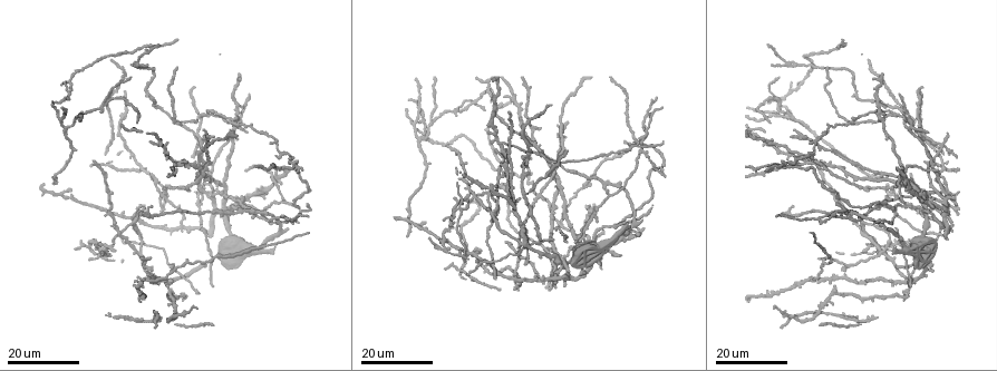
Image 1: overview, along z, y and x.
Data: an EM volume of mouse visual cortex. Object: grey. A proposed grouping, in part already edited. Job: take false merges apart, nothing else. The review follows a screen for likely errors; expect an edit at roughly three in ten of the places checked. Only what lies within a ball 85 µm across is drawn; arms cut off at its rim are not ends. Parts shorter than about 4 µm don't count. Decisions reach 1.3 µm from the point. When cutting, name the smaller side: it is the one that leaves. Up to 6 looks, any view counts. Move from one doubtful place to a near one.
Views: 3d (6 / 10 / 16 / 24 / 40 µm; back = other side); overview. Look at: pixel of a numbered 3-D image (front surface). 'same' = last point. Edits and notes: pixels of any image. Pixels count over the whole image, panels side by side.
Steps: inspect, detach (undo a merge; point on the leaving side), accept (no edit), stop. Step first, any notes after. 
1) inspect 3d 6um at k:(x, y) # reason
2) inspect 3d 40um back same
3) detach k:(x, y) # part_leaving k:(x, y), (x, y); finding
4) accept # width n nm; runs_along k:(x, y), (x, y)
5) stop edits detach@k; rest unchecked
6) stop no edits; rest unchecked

inspect 3d 24um at 1:(499, 142)

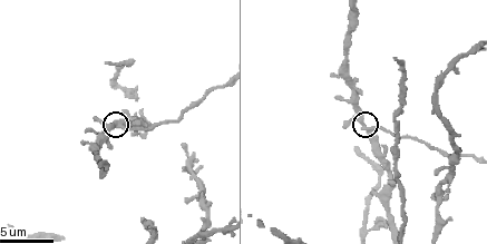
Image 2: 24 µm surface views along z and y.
inspect 3d 6um at 2:(119, 126)

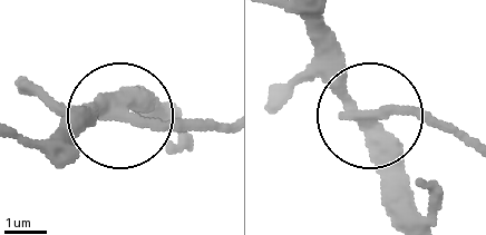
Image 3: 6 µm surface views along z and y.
detach 3:(174, 125) # part_leaving 3:(112, 117), (225, 124); two cells meet here

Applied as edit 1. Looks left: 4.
inspect overview

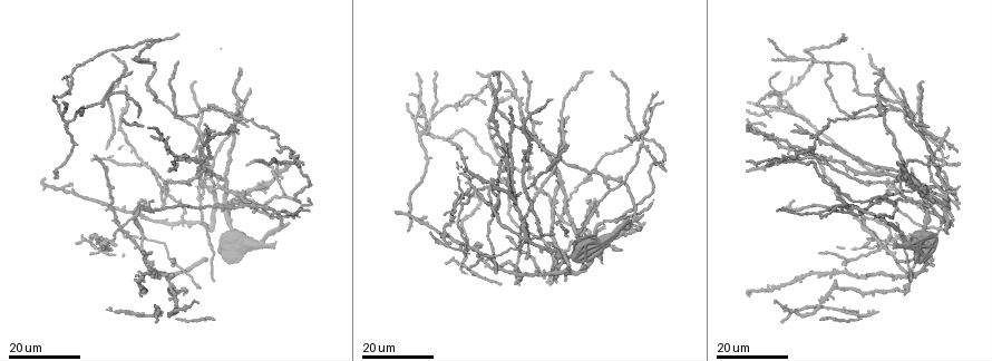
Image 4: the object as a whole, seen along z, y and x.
inspect 3d 16um at 4:(818, 213) # four or more arms meet

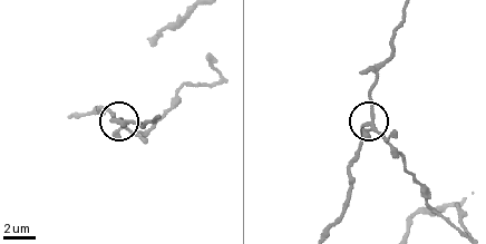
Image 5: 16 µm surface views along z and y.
inspect 3d 10um at 5:(373, 122) # zoom in

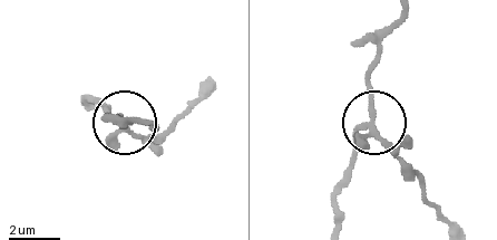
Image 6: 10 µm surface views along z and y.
accept # side_arm 14 um; all the same cell

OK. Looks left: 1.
stop edits detach@3; rest unchecked

